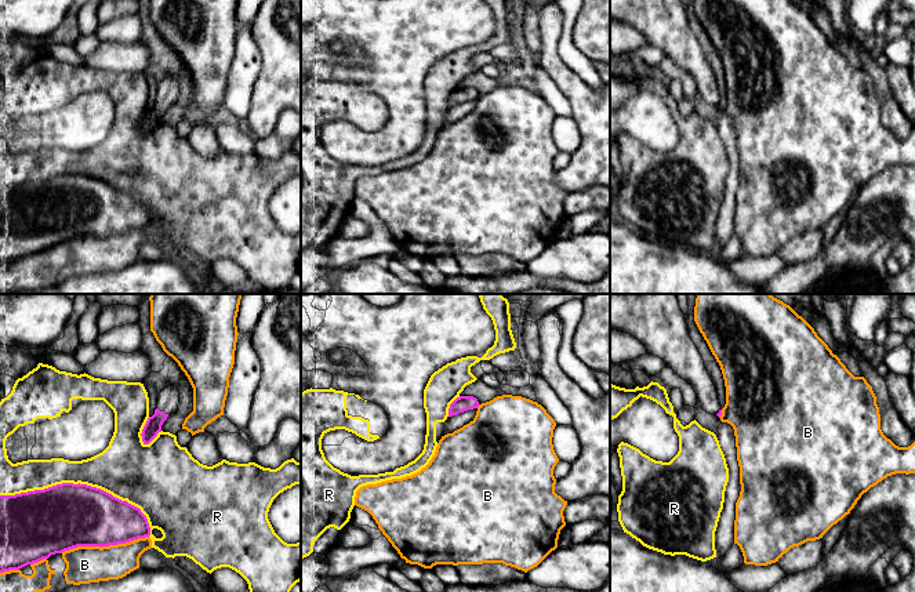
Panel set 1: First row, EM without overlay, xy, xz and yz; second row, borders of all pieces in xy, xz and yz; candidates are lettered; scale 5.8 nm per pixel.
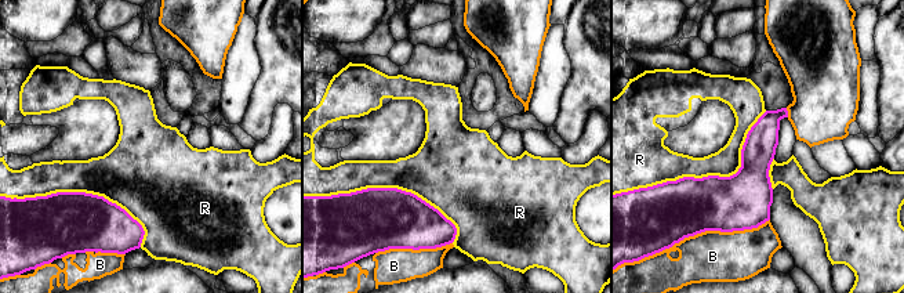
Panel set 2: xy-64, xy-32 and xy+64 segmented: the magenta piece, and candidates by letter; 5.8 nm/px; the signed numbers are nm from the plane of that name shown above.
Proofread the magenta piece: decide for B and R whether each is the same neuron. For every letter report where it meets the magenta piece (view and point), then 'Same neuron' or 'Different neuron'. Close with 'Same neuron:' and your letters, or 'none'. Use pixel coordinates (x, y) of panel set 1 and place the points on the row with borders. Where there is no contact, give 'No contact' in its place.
B: Touches magenta at xy (104, 545). Different neuron
R: Touches magenta at xy (83, 485). Different neuron
Same neuron: none

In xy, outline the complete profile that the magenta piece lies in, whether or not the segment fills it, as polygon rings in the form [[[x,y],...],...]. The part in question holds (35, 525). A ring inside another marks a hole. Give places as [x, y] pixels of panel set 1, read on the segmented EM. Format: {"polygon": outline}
{"polygon": [[[87,484],[0,495],[0,573],[77,546],[109,546],[150,535],[139,508]]]}

